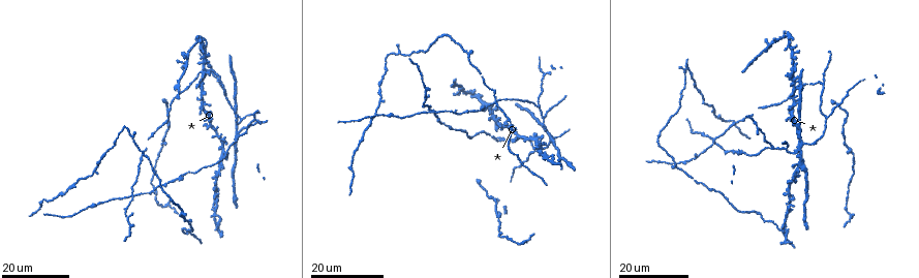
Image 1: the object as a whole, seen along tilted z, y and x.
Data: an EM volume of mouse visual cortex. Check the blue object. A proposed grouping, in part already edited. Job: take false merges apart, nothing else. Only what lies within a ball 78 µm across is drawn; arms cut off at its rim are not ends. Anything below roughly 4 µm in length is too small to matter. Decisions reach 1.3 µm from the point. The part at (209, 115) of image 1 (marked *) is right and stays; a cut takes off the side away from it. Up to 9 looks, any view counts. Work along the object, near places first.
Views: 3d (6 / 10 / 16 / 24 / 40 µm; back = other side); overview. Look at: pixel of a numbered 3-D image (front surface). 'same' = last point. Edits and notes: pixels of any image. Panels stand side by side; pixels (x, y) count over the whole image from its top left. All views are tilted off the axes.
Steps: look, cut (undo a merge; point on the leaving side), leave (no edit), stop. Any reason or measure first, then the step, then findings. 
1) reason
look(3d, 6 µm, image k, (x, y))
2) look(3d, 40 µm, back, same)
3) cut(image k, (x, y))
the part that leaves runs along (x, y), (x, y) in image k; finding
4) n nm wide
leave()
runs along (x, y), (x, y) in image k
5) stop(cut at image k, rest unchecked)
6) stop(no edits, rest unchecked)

arms part here
look(3d, 24 µm, image 1, (823, 84))

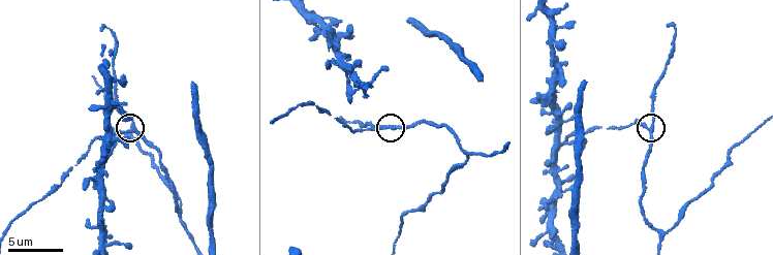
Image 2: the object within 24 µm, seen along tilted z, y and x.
zoom in
look(3d, 10 µm, image 2, (132, 127))

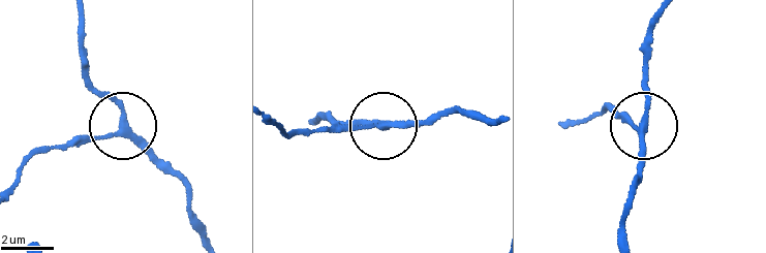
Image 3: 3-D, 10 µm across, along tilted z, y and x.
200 nm wide
leave()
runs along (11, 187), (32, 156), (123, 129), (118, 109), (86, 81) in image 3; one neuron here

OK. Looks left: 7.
a fork
look(3d, 16 µm, image 1, (798, 151))

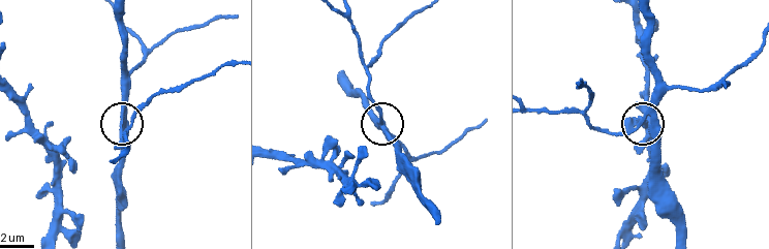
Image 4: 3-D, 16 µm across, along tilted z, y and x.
look(3d, 6 µm, image 4, (124, 119))

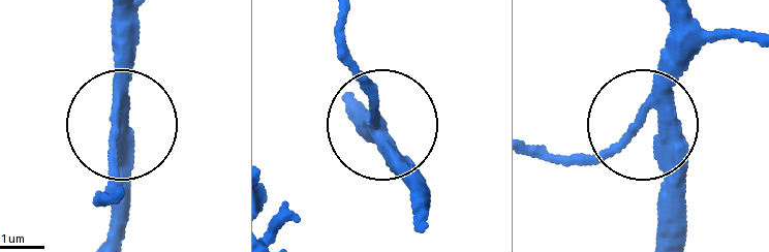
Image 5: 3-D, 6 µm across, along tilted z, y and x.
3 arms
leave()
one neuron here

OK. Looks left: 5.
four-way junction
look(3d, 16 µm, image 1, (216, 216))

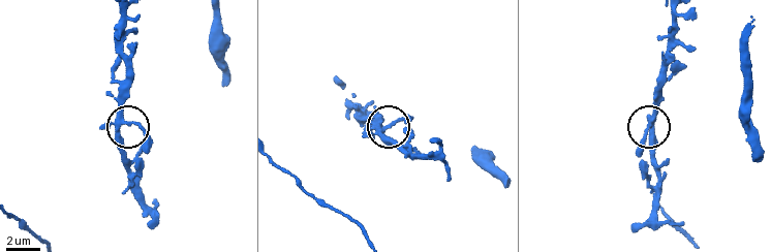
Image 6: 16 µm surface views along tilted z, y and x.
look(3d, 6 µm, image 6, (653, 120))

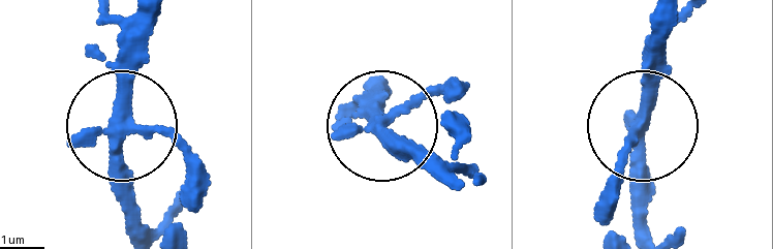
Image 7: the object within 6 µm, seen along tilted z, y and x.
260 nm wide
leave()
runs along (660, 16), (643, 122), (612, 203) in image 7; one neuron here

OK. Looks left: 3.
three-way junction
look(3d, 16 µm, image 1, (712, 143))

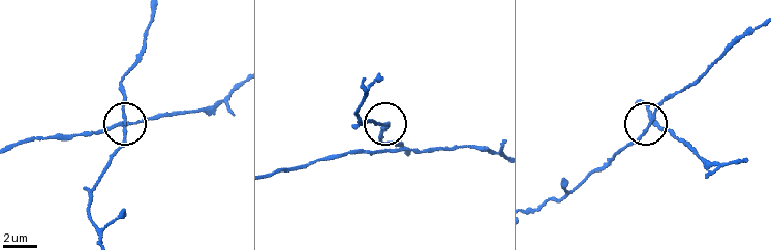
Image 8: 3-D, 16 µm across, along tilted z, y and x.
look(3d, 6 µm, image 8, (124, 117))

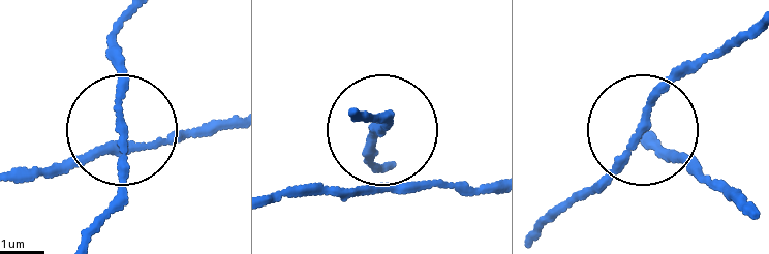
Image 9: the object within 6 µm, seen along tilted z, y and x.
side arm 17 µm
leave()
runs along (749, 208), (641, 119), (702, 54) in image 9; one neuron here

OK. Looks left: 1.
stop(no edits, rest unchecked)

